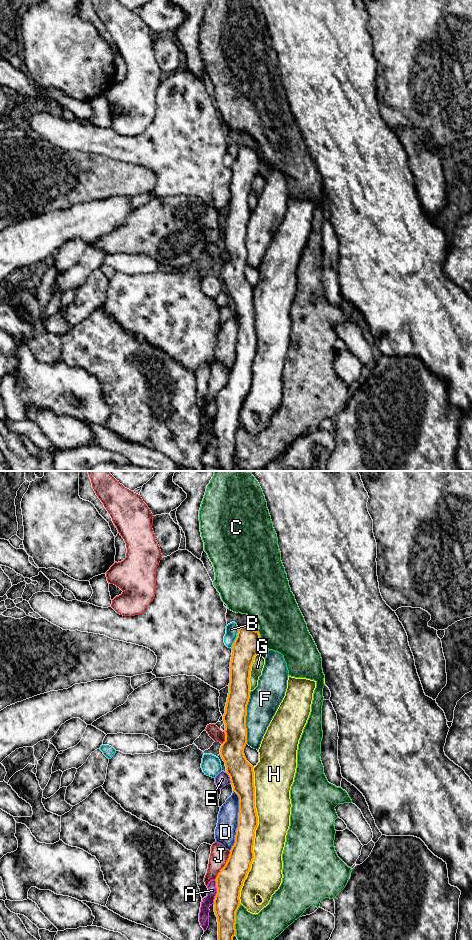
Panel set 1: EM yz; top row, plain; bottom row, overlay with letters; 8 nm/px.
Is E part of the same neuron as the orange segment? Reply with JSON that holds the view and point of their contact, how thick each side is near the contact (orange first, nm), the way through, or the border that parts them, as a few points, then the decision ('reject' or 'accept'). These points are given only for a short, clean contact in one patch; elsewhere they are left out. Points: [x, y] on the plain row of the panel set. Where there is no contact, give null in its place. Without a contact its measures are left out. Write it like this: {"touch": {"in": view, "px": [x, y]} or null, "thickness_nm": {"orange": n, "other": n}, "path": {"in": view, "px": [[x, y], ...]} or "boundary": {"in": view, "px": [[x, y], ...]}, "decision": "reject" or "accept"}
{"touch": {"in": "yz", "px": [229, 296]}, "thickness_nm": {"orange": 200, "other": 110}, "boundary": {"in": "yz", "px": [[225, 292], [231, 302]]}, "decision": "reject"}

